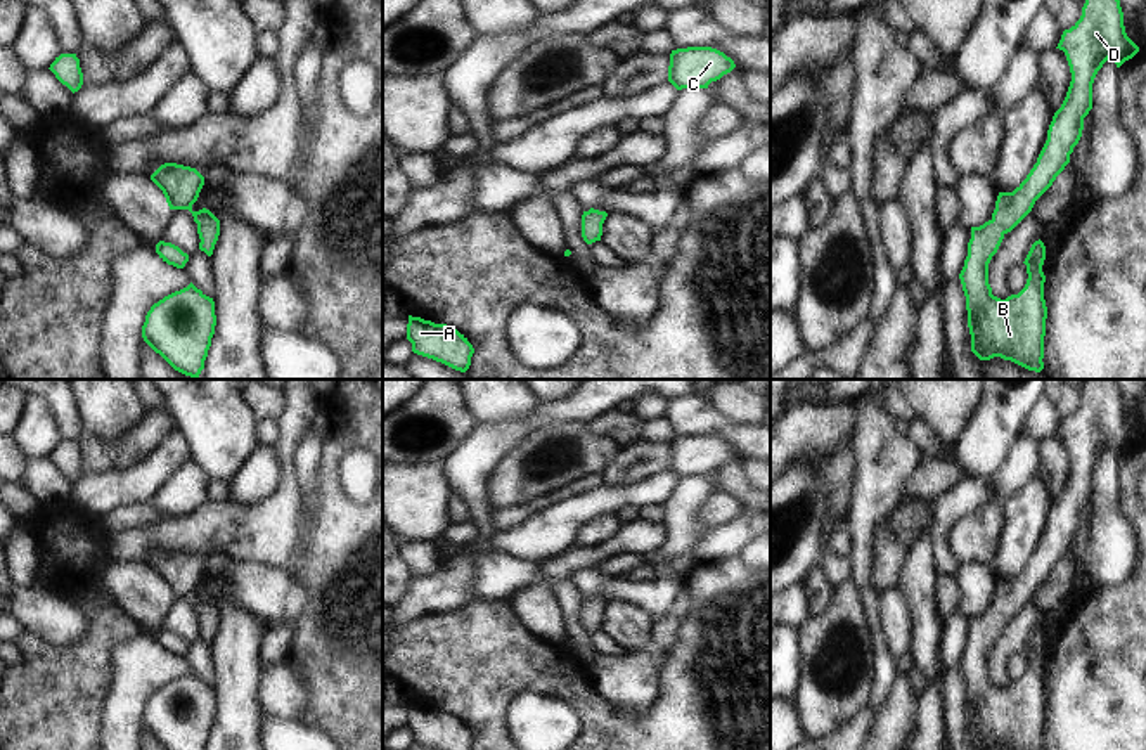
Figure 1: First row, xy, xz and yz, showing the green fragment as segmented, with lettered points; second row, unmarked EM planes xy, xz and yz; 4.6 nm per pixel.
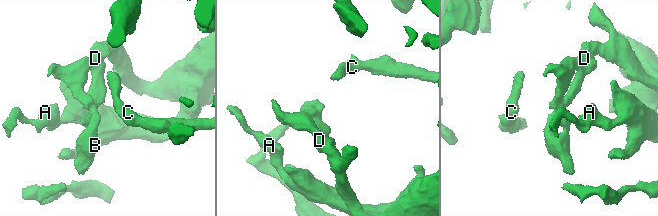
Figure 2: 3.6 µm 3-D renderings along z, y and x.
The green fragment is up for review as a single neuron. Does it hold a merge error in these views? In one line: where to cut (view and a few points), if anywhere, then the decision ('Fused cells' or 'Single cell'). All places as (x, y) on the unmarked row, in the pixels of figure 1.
No split. Single cell.

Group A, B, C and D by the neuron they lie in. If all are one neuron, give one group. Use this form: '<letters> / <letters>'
A B C D

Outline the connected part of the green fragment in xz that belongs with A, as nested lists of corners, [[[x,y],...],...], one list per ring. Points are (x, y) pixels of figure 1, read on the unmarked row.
[[[409,703],[407,727],[412,740],[436,750],[471,750],[473,733],[464,722],[447,712],[435,712]]]

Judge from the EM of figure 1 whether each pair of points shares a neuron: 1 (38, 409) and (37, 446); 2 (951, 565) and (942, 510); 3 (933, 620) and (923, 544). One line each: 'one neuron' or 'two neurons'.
1: one neuron
2: one neuron
3: one neuron

